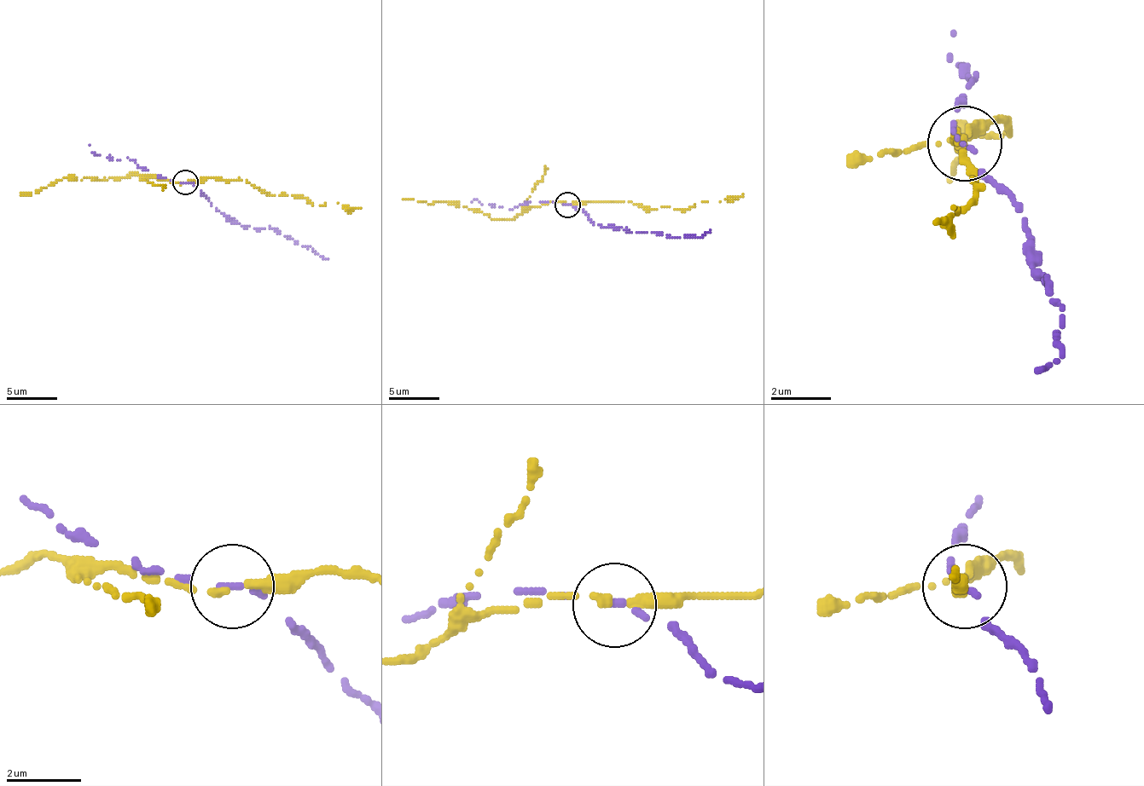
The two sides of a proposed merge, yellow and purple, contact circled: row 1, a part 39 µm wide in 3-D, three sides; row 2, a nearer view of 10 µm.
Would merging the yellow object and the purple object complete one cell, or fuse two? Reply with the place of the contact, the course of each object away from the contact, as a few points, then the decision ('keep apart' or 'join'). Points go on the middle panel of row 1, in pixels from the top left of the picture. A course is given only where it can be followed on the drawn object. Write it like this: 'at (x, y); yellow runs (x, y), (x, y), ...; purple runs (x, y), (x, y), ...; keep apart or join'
at (567, 205); yellow runs (566, 204), (629, 202), (654, 209), (684, 209), (694, 204), (720, 202), (743, 194); purple runs (568, 204), (583, 209), (593, 224), (603, 227), (657, 232), (674, 237), (699, 237), (710, 229); keep apart

